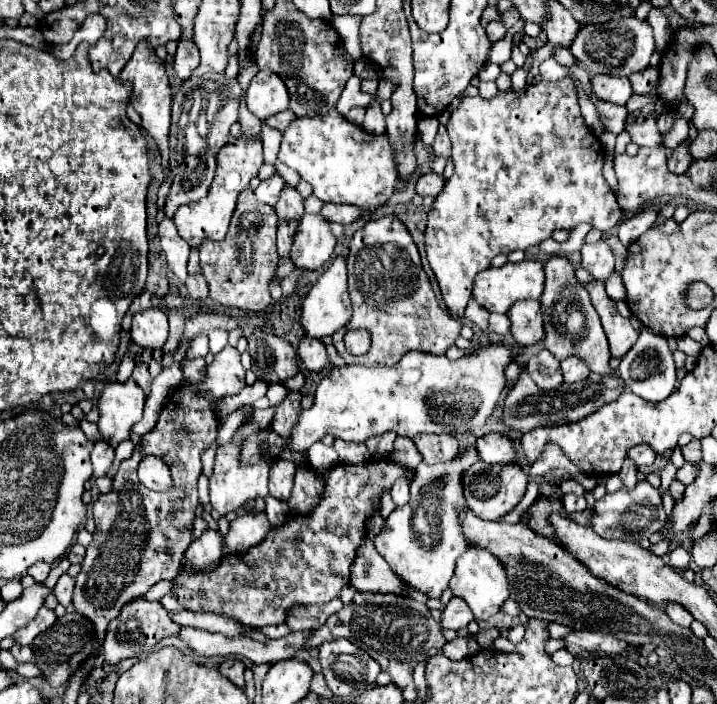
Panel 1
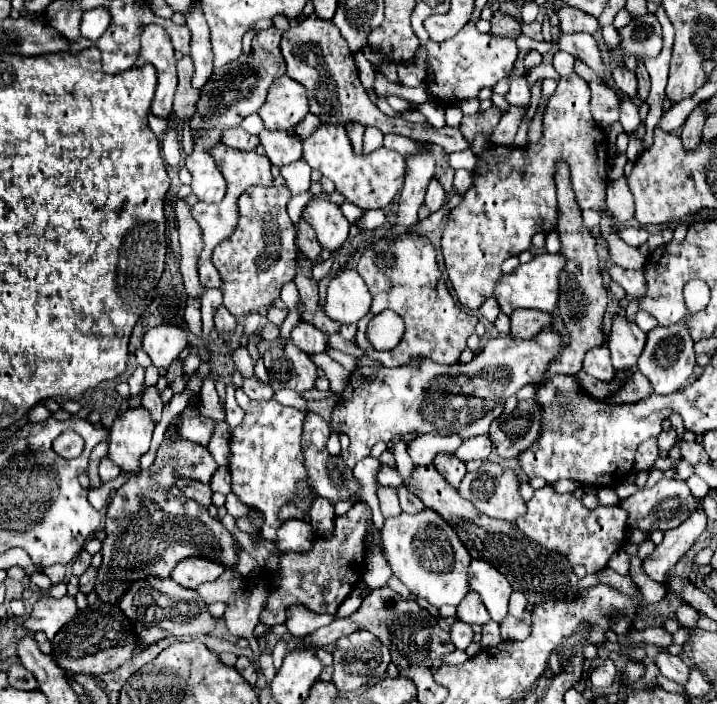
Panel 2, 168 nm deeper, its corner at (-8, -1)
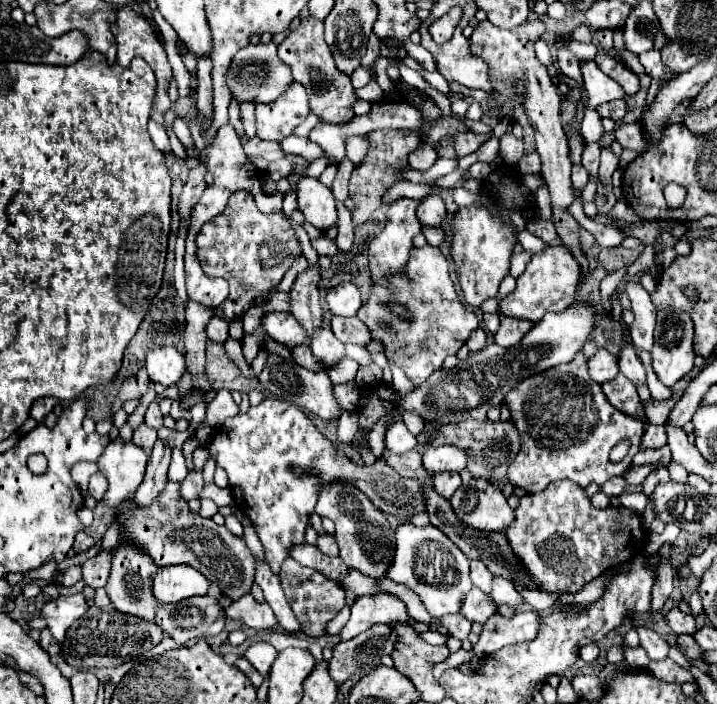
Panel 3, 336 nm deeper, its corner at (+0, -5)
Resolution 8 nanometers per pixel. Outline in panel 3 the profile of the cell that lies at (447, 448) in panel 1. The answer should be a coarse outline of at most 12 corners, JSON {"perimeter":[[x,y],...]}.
{"perimeter":[[456,471],[434,475],[434,489],[450,499],[462,479]]}

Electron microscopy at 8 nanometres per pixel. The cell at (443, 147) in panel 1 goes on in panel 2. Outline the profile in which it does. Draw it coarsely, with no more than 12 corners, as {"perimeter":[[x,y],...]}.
{"perimeter":[[308,15],[282,33],[286,75],[322,123],[374,125],[442,145],[470,143],[384,115],[366,95],[332,21]]}

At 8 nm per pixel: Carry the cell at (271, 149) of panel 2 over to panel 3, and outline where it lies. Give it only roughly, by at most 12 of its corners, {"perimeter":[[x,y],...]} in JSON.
{"perimeter":[[243,103],[240,117],[245,135],[256,135],[255,105]]}

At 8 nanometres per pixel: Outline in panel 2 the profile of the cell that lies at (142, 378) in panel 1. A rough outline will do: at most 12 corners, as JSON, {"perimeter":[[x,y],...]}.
{"perimeter":[[154,387],[144,391],[142,405],[150,411],[154,425],[162,417],[160,393]]}

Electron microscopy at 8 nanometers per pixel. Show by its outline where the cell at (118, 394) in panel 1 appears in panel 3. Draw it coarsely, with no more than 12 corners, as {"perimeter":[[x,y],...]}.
{"perimeter":[[110,441],[98,467],[118,507],[142,483],[148,455],[134,441]]}

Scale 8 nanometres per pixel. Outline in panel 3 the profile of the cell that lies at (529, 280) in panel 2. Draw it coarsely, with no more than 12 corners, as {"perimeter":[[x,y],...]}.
{"perimeter":[[564,245],[530,259],[498,313],[540,321],[574,301],[580,267]]}

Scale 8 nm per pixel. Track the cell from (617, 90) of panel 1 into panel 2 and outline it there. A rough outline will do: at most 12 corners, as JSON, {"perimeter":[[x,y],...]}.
{"perimeter":[[624,65],[612,69],[612,81],[620,93],[638,95],[636,75]]}

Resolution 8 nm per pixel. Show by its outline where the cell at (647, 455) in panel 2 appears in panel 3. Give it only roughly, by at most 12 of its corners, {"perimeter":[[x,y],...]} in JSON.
{"perimeter":[[648,425],[640,451],[666,445],[666,429]]}

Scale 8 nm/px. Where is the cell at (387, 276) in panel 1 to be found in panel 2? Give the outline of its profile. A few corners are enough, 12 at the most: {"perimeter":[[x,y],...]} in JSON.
{"perimeter":[[418,233],[378,241],[358,261],[372,307],[406,333],[382,357],[458,363],[478,317],[450,295],[436,247]]}

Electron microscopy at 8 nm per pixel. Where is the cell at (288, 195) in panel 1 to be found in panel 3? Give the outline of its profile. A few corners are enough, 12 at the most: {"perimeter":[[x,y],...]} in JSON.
{"perimeter":[[320,267],[290,289],[290,313],[306,333],[320,329]]}

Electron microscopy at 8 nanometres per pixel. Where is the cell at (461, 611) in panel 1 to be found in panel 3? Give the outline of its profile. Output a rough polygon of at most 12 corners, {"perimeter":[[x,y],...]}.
{"perimeter":[[472,587],[460,613],[472,623],[484,623],[496,613],[486,593]]}

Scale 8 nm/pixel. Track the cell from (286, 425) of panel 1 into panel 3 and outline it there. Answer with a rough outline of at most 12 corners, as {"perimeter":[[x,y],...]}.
{"perimeter":[[350,481],[324,483],[316,513],[340,559],[382,579],[394,529]]}

